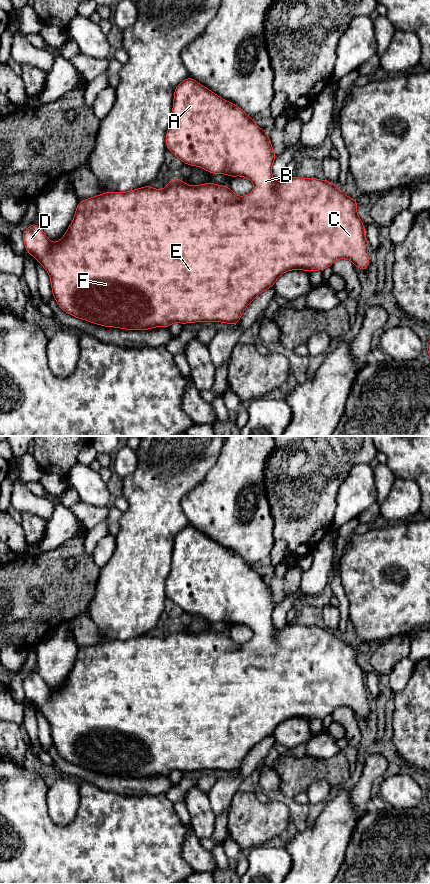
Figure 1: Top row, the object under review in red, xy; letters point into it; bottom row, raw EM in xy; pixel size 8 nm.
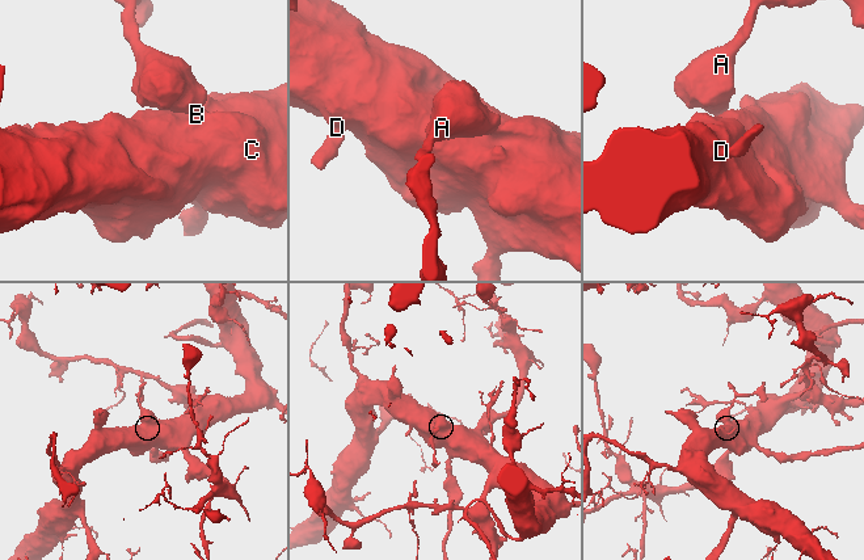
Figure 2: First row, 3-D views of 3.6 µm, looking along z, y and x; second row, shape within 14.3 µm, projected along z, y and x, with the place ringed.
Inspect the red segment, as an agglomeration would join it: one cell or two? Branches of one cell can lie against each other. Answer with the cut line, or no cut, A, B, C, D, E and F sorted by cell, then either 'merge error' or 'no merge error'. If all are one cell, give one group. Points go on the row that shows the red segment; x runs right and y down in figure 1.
no cut; A B C D E F; no merge error

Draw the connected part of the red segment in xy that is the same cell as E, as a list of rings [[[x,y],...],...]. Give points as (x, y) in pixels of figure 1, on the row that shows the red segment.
[[[191,77],[181,81],[174,90],[171,123],[166,133],[166,147],[184,164],[201,167],[212,174],[226,174],[231,178],[236,176],[247,178],[254,183],[254,190],[240,197],[228,186],[210,182],[193,186],[184,183],[181,179],[174,178],[168,182],[163,190],[148,185],[127,192],[109,191],[79,201],[73,221],[64,236],[56,243],[47,238],[37,222],[33,223],[22,234],[25,250],[29,252],[31,257],[35,257],[48,272],[53,297],[64,312],[96,325],[126,330],[150,330],[155,327],[169,328],[174,322],[182,325],[195,322],[222,322],[236,325],[246,307],[263,291],[273,287],[278,277],[285,272],[291,270],[304,270],[309,273],[315,270],[324,271],[327,267],[331,267],[336,260],[342,258],[353,262],[355,267],[363,271],[367,270],[369,266],[369,243],[365,237],[365,226],[357,214],[357,201],[345,195],[343,190],[338,189],[326,179],[293,176],[281,182],[276,182],[271,171],[276,155],[265,130],[261,129],[240,107],[221,98]]]

